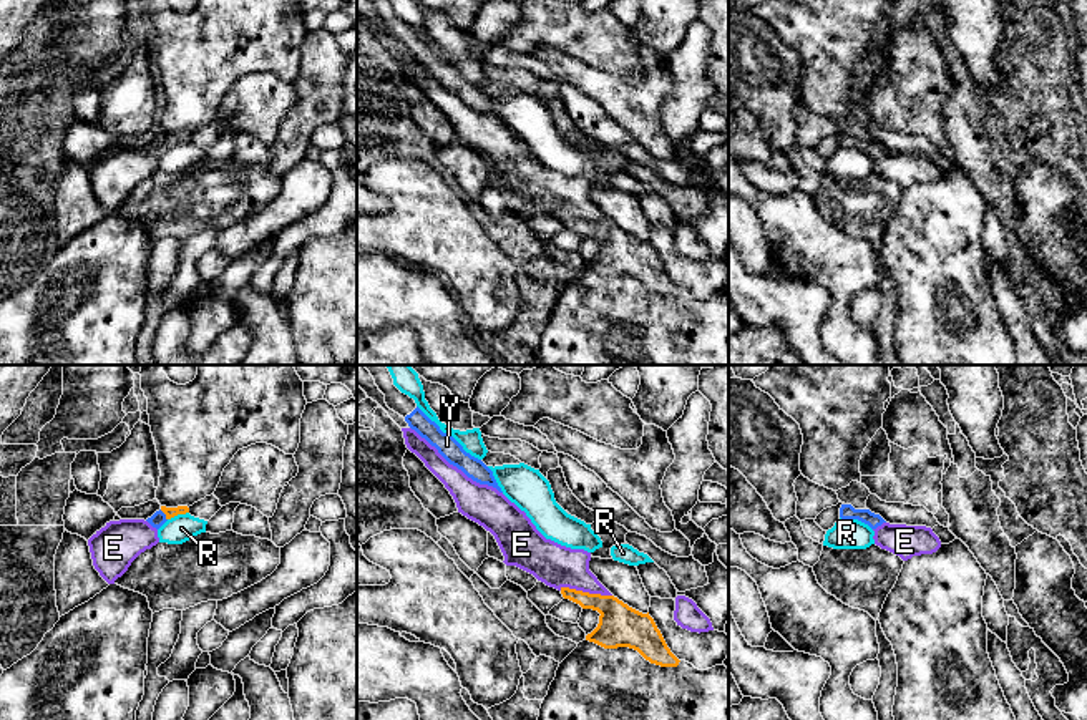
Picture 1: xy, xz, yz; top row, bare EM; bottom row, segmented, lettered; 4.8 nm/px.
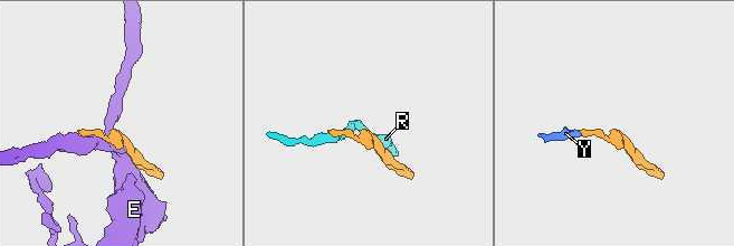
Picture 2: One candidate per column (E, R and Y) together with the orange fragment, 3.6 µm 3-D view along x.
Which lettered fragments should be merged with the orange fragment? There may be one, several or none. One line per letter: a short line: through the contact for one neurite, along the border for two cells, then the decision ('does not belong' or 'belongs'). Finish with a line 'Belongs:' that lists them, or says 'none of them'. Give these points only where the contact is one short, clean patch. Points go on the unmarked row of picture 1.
E: does not belong
R: line xy (188, 140), (168, 148); does not belong
Y: line xy (170, 141), (165, 141), (158, 146); belongs
Belongs: Y

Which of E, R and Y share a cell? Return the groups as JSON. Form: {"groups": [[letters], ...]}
{"groups": [["E"], ["R"], ["Y"]]}

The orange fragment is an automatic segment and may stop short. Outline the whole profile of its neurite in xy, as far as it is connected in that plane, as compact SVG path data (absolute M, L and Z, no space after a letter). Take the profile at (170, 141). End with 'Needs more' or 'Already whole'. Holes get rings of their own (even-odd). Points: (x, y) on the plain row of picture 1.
M161 134L159 139L156 139L151 146L148 146L146 149L159 158L168 148L178 144L178 143L186 143L189 141L189 136L188 134L178 134L178 136L166 136L166 134Z. Needs more

